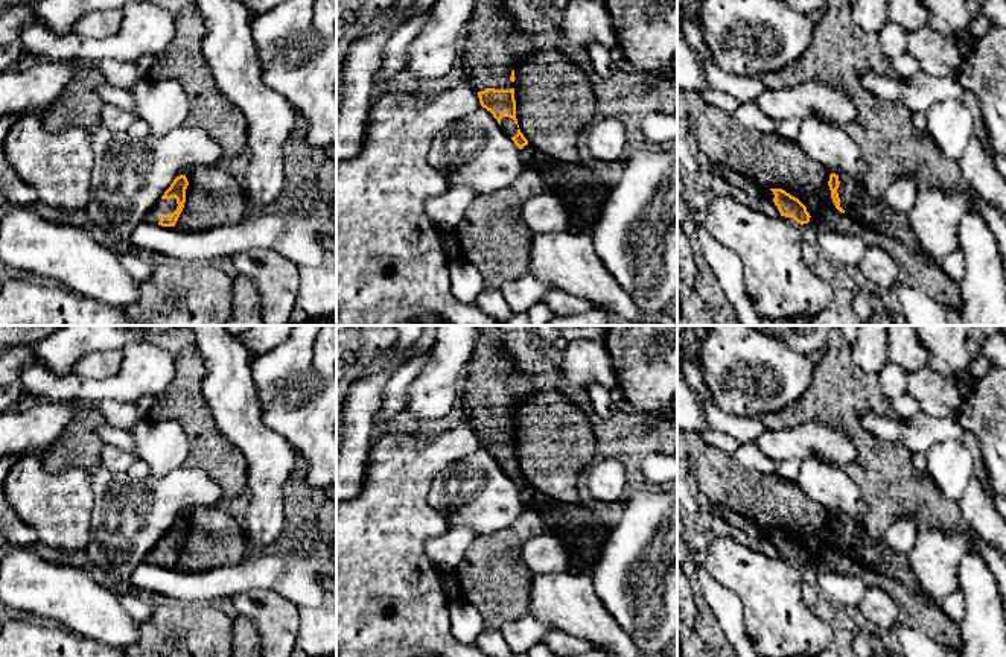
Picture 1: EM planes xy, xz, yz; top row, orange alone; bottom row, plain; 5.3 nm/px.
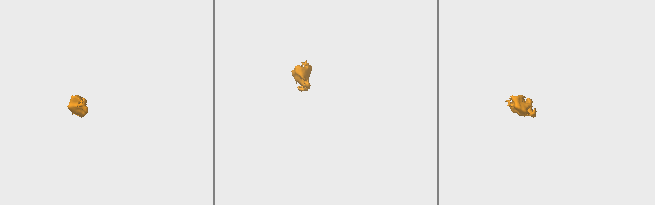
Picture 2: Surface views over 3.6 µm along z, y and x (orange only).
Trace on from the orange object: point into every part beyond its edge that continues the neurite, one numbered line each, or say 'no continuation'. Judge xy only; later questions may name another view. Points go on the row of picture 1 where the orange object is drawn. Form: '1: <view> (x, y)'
1: xy (163, 206)

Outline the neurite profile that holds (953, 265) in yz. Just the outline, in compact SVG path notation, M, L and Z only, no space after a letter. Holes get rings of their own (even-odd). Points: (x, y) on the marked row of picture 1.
M960 249L950 252L939 262L941 269L951 278L954 283L960 283L965 274L965 259Z

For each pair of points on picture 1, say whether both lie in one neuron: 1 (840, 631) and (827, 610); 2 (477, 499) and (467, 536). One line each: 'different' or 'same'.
1: same
2: different

